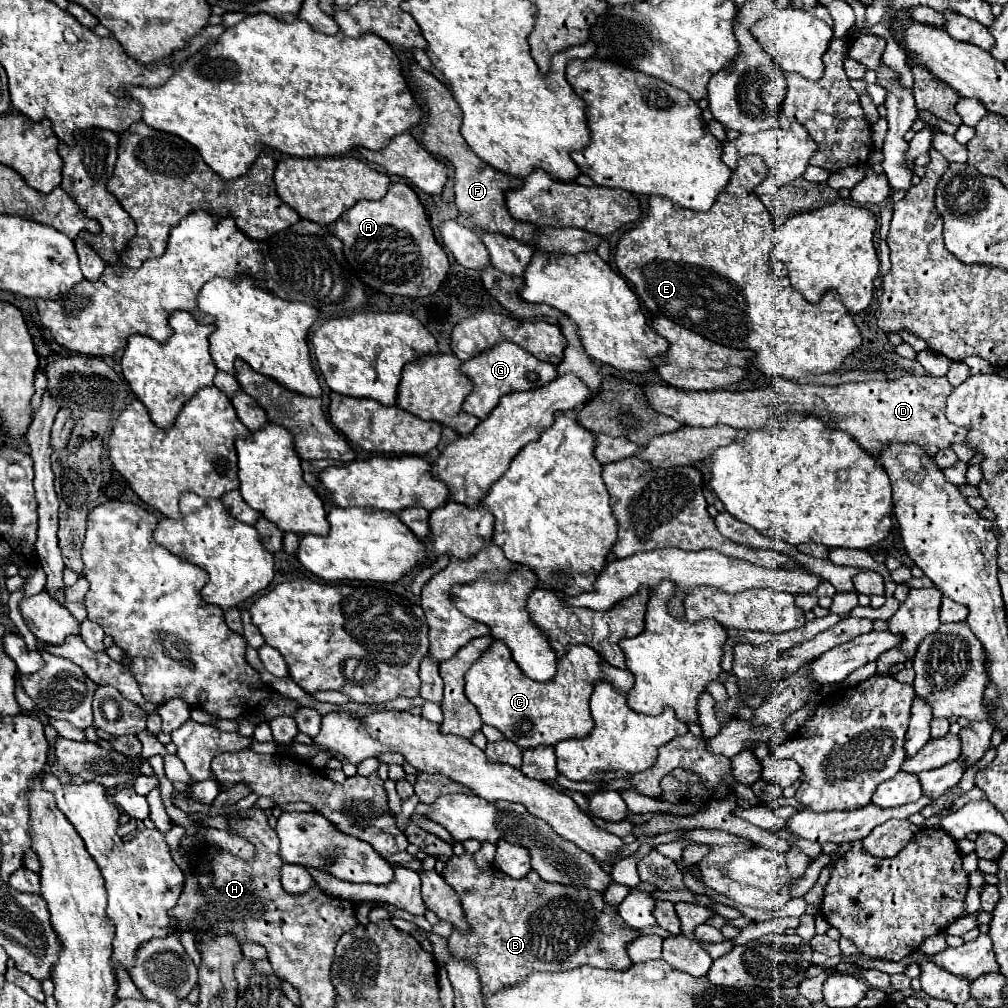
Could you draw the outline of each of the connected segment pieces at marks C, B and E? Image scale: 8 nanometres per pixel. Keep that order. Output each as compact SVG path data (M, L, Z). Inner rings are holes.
M493 639L491 647L483 651L483 655L471 665L471 669L465 675L465 695L467 699L477 707L483 723L497 727L503 735L509 731L505 723L511 725L511 741L515 741L521 749L529 749L529 747L537 747L537 745L555 745L563 739L573 739L573 737L585 737L589 731L593 729L594 722L589 713L589 697L591 697L591 689L595 681L609 681L611 685L617 685L617 689L621 691L629 691L633 687L633 673L627 669L617 669L613 665L609 665L607 661L603 661L603 657L599 657L599 653L587 645L567 645L565 649L565 657L561 657L557 661L557 673L551 681L545 683L537 683L529 677L525 677L525 673L521 673L521 669L517 667L517 663L513 661L509 649L503 645L503 641Z
M463 853L461 857L453 855L443 871L443 879L457 891L461 899L461 907L465 913L465 921L469 923L469 931L453 929L449 937L449 949L455 957L469 957L479 969L481 983L485 985L485 993L497 993L507 985L515 985L523 981L529 971L567 971L581 965L601 967L601 969L629 969L631 959L627 955L627 945L635 941L641 933L621 919L617 905L609 905L603 893L593 893L593 889L577 889L571 885L557 885L541 879L535 871L531 871L523 879L513 879L499 869L491 867L487 871L477 869L477 861L473 861L473 853ZM539 945L539 967L529 967L531 961L537 959Z
M745 155L745 157L739 157L738 167L732 172L731 181L729 185L725 187L725 191L715 199L713 207L705 213L699 213L699 211L689 211L689 209L677 209L669 199L665 197L649 197L649 209L647 209L647 215L641 217L631 229L627 229L621 237L619 237L619 243L617 243L617 249L615 249L615 265L619 269L619 273L633 285L637 297L641 299L641 303L653 313L653 315L663 315L675 323L679 323L681 327L687 327L691 331L697 331L699 335L715 341L715 343L721 343L721 345L729 345L729 347L735 347L735 349L751 349L754 356L754 364L765 375L769 377L783 377L786 379L799 379L803 375L819 375L819 373L827 373L827 371L833 371L841 365L841 361L845 359L845 355L849 355L855 347L861 345L861 335L859 335L859 329L855 327L853 319L851 319L851 313L843 307L841 299L837 293L833 291L827 291L819 303L807 303L799 293L795 293L795 289L791 287L791 275L785 267L783 261L775 259L771 255L773 251L773 225L771 225L771 213L765 209L765 205L759 201L759 197L753 193L753 187L760 185L769 174L769 168L765 161L759 155Z

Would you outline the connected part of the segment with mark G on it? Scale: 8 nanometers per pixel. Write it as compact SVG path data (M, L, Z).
M501 341L497 343L493 349L487 349L483 353L479 353L477 357L465 361L461 365L461 373L465 373L471 381L473 381L473 391L467 395L463 409L471 415L475 415L477 419L485 419L495 405L499 403L499 399L507 393L515 393L515 391L531 391L537 387L547 385L549 381L553 381L557 377L557 369L551 363L543 363L541 359L533 357L529 351L521 349L515 343L509 341Z

